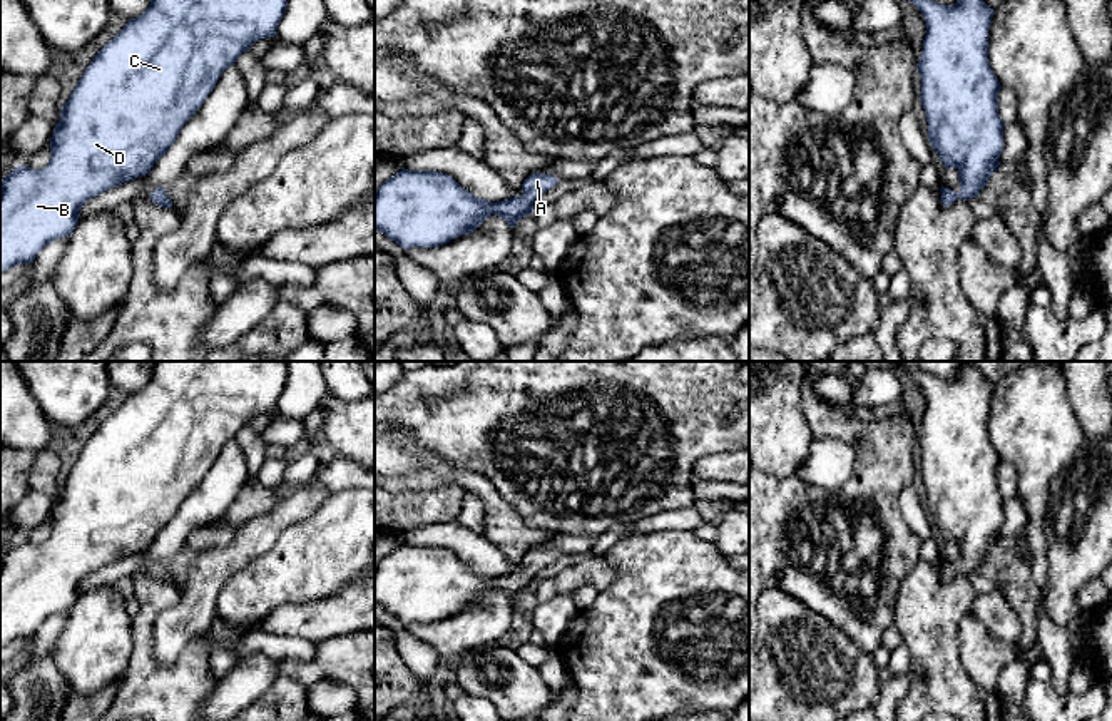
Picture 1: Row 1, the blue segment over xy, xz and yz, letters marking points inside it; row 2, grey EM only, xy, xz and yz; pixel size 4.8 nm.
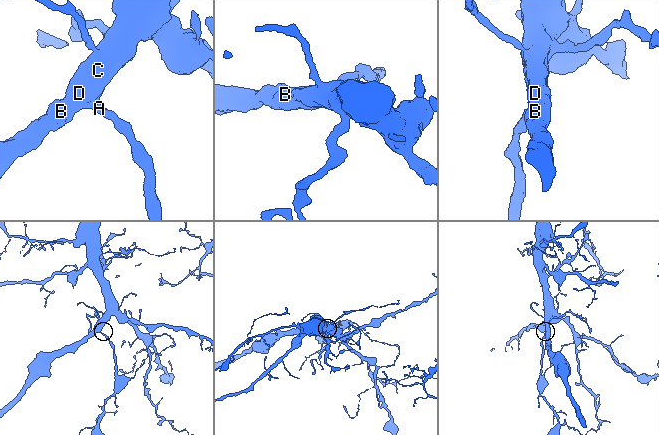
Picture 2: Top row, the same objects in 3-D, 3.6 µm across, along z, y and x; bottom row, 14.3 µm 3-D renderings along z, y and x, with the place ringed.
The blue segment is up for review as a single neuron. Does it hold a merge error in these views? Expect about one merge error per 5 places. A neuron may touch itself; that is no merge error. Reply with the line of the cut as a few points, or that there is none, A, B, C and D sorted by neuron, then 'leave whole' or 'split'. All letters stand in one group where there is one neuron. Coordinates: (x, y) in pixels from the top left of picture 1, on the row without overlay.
no cut; A B C D; leave whole

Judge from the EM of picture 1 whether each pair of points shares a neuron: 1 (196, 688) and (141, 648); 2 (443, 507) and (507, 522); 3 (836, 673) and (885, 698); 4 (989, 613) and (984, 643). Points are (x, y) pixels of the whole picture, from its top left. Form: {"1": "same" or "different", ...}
{"1": "same", "2": "different", "3": "different", "4": "different"}

